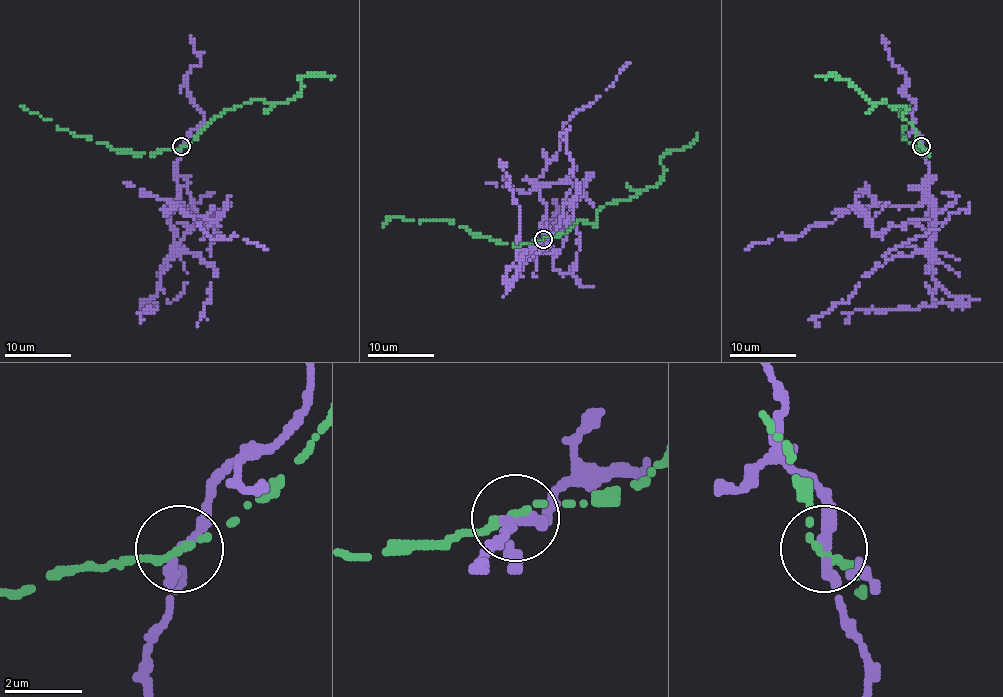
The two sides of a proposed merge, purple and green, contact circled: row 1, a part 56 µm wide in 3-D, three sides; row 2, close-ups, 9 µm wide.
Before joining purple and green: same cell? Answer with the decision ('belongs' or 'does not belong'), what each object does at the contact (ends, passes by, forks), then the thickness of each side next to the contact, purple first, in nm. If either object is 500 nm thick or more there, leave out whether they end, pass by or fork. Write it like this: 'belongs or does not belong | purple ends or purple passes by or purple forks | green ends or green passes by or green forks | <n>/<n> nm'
does not belong | purple forks | green passes by | 220/200 nm

